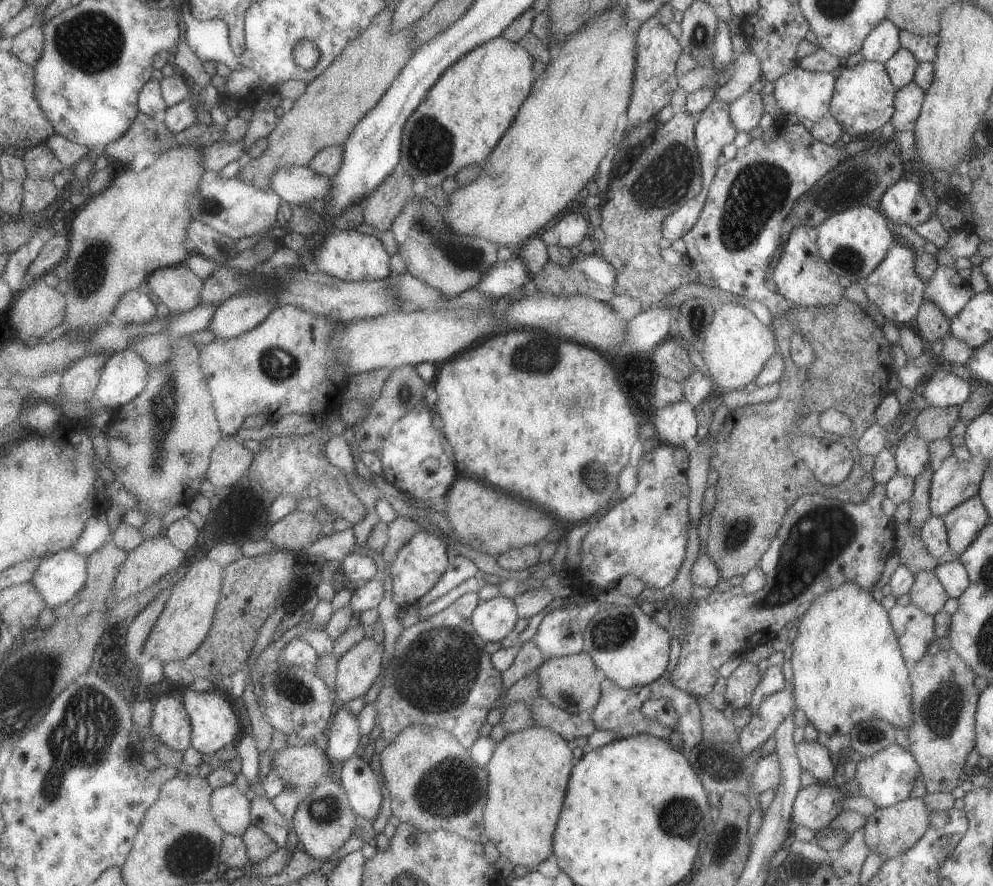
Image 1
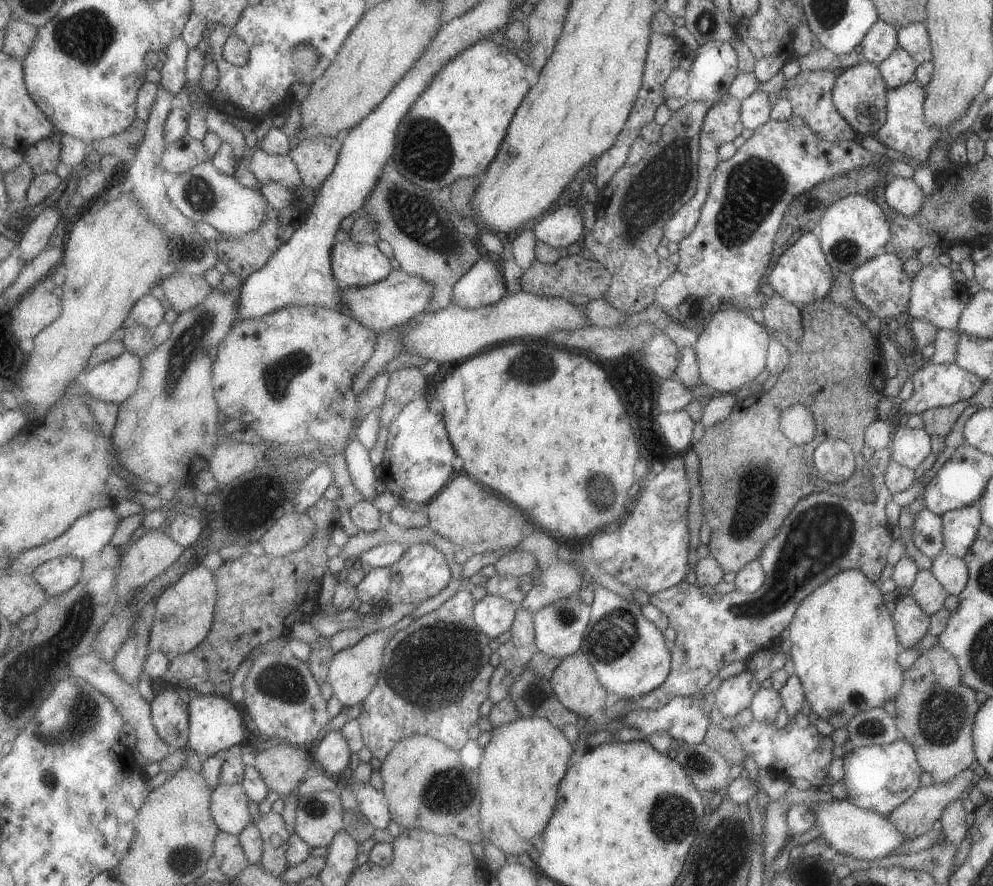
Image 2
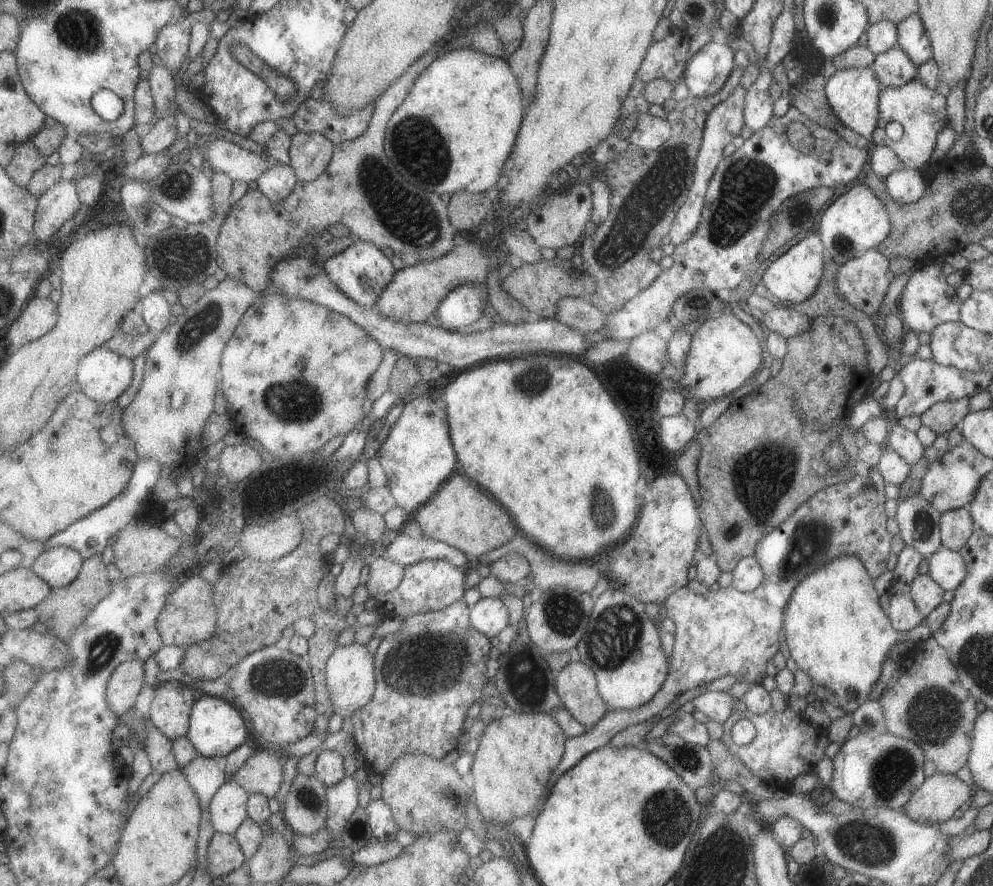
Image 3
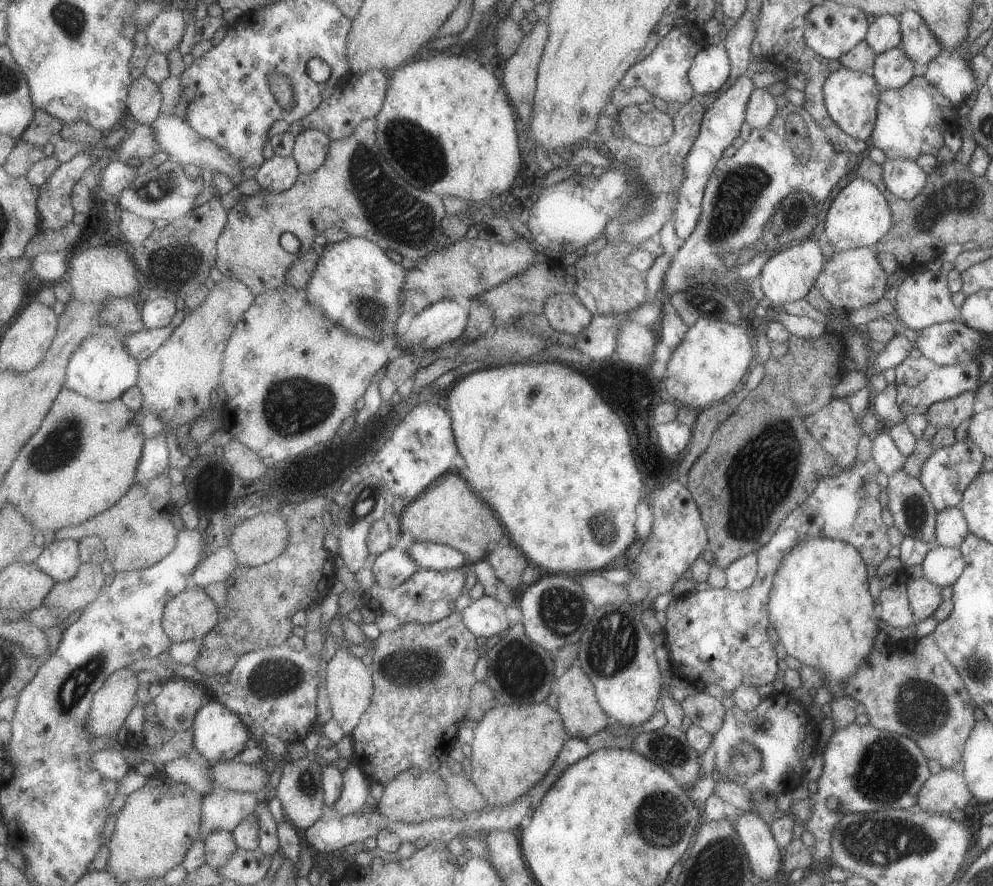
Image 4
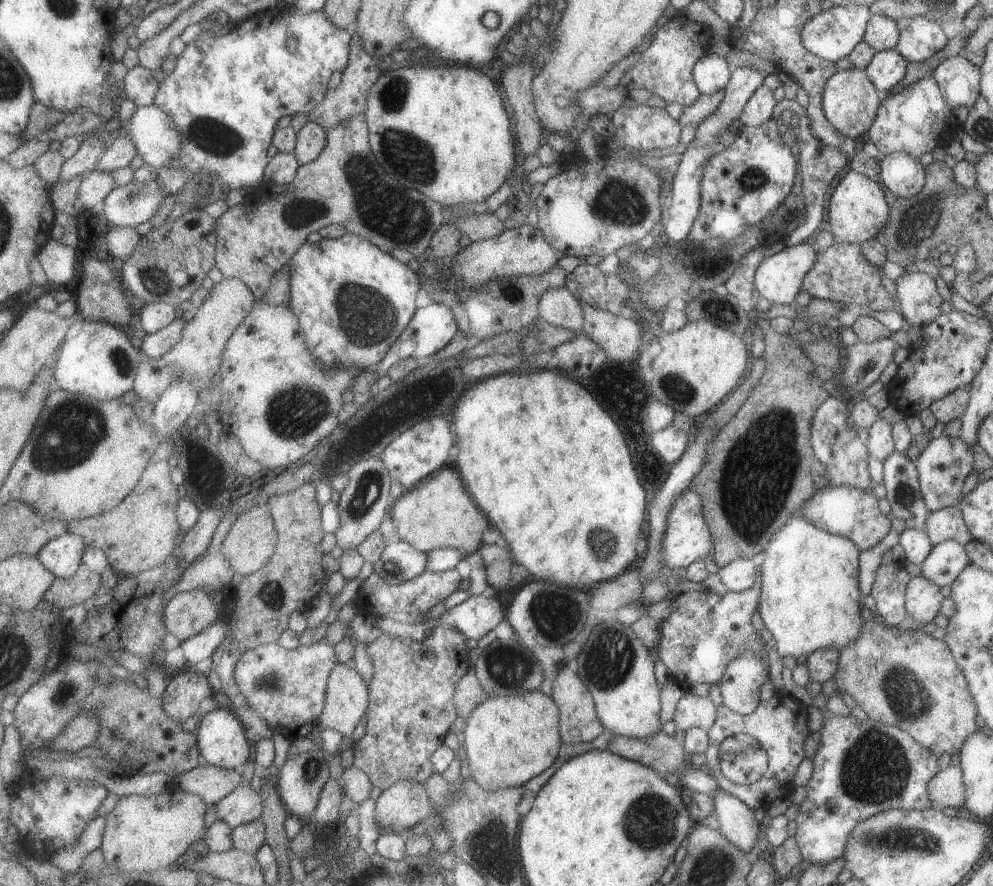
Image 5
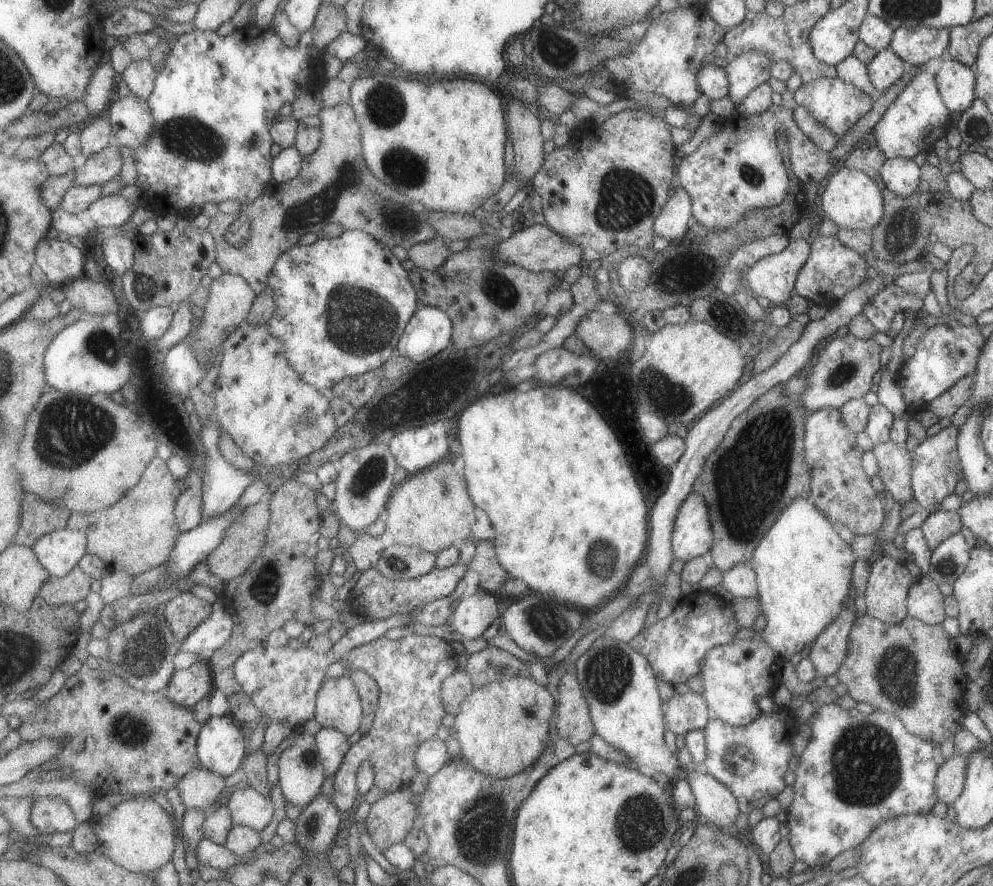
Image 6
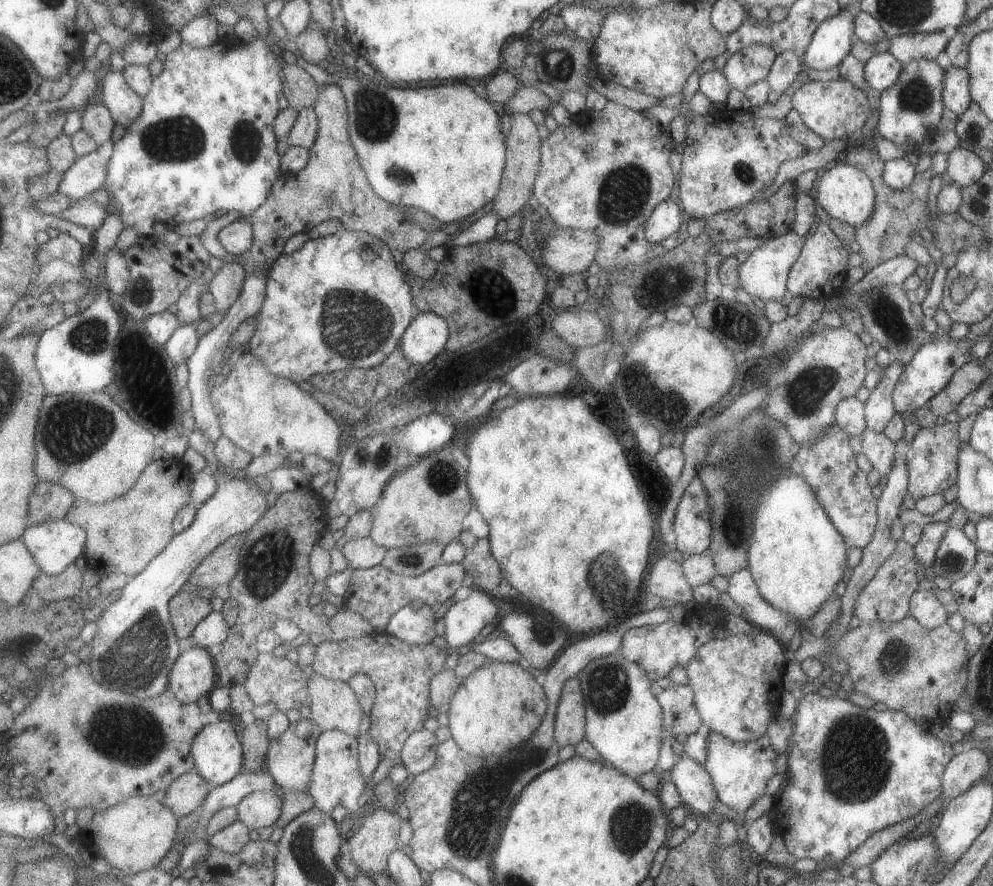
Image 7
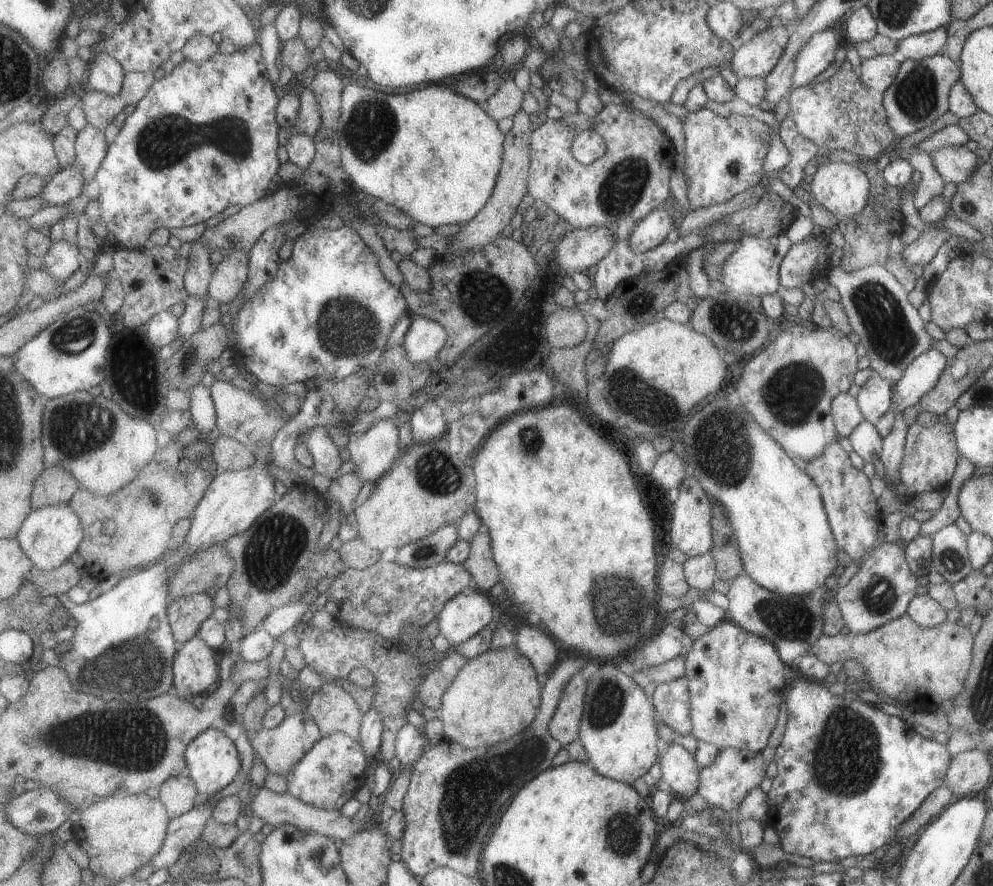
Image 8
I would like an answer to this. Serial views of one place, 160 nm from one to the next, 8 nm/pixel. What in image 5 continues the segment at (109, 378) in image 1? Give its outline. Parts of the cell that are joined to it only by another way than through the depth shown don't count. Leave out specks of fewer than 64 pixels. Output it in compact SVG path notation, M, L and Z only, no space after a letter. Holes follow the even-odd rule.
M86 320L81 332L67 339L59 350L54 368L57 385L100 401L120 399L129 390L134 390L139 367L146 356L133 346L129 332L104 321Z

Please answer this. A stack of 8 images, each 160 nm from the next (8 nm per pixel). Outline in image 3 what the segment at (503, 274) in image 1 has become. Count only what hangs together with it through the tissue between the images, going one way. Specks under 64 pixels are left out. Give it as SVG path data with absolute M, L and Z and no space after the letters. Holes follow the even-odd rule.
M469 283L453 288L435 310L441 328L465 331L484 314L488 294L481 286Z

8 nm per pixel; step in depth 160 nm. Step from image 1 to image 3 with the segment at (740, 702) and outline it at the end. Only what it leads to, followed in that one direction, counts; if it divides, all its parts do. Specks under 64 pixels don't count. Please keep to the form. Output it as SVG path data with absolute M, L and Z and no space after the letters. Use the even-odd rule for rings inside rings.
M705 691L695 697L692 702L695 709L702 712L707 720L715 720L719 724L724 723L731 713L735 711L735 697L727 691Z

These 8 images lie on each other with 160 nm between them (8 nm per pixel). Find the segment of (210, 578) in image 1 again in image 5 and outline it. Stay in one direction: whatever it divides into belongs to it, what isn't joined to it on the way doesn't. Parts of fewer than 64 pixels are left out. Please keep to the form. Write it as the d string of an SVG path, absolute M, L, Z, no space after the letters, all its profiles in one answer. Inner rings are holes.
M203 589L181 591L164 608L168 632L181 642L200 635L219 620L218 602Z

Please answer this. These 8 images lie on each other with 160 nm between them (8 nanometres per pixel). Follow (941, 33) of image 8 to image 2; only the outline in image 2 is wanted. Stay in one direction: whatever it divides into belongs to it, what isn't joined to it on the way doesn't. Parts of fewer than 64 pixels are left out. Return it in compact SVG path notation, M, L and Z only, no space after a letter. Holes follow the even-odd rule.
M911 23L903 28L896 29L898 46L916 62L932 60L930 40L925 24Z

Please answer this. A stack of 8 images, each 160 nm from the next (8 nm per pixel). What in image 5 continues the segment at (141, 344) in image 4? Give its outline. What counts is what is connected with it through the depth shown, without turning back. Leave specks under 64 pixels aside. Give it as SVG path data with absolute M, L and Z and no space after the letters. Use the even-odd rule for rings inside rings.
M180 317L162 331L147 334L141 345L141 352L149 359L158 359L160 356L167 354L175 345L181 342L185 325L186 322Z

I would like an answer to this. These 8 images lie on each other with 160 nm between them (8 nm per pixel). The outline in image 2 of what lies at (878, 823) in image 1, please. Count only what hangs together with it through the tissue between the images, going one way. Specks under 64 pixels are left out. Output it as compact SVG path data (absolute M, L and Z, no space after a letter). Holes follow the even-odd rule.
M967 767L945 784L932 783L927 787L917 788L907 800L904 800L897 808L886 815L887 820L894 824L897 832L900 832L906 840L925 834L934 827L944 806L947 806L951 801L962 798L961 796L965 788L969 786L972 776L972 770Z

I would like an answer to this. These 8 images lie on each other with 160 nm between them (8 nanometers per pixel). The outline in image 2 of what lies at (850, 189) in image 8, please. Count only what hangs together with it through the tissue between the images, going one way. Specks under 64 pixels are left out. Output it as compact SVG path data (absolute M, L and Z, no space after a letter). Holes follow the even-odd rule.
M891 178L883 189L884 201L889 208L904 217L915 216L922 207L924 195L913 179ZM847 195L834 202L822 214L816 235L832 272L849 275L882 251L886 240L890 237L890 226L881 207L873 198L865 195Z

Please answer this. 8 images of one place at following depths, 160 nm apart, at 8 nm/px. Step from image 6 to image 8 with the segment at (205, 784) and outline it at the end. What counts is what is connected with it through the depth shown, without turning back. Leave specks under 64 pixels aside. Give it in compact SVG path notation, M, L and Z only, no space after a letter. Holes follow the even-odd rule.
M191 775L173 777L160 786L159 798L174 819L193 810L199 804L200 790Z

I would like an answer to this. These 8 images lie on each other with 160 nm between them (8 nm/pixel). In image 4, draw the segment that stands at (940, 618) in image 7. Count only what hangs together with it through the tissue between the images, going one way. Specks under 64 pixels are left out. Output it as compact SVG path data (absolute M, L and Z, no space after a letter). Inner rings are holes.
M924 576L913 580L909 579L906 584L906 595L914 616L914 624L931 617L931 613L943 599L939 591L940 587L929 582Z

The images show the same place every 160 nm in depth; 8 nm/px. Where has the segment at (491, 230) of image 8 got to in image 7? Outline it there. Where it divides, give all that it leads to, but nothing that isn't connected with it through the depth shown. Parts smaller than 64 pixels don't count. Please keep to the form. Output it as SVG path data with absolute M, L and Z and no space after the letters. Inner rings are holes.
M513 113L510 116L510 130L504 141L506 144L506 159L500 178L499 190L494 196L492 207L500 219L506 220L519 212L527 202L529 194L532 193L532 184L539 166L539 147L542 142L535 126L536 124L531 120L528 113Z

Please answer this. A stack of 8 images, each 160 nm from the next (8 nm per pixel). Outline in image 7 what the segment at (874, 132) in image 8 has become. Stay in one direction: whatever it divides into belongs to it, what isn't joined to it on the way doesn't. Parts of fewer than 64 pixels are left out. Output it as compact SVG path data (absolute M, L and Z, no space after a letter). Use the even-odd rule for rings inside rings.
M877 53L864 63L864 79L871 88L881 92L897 80L902 67L903 64L889 53ZM839 77L824 82L806 81L790 97L792 108L799 113L803 124L823 140L834 141L847 137L851 145L863 140L860 129L869 117L872 106L866 96L848 80Z

